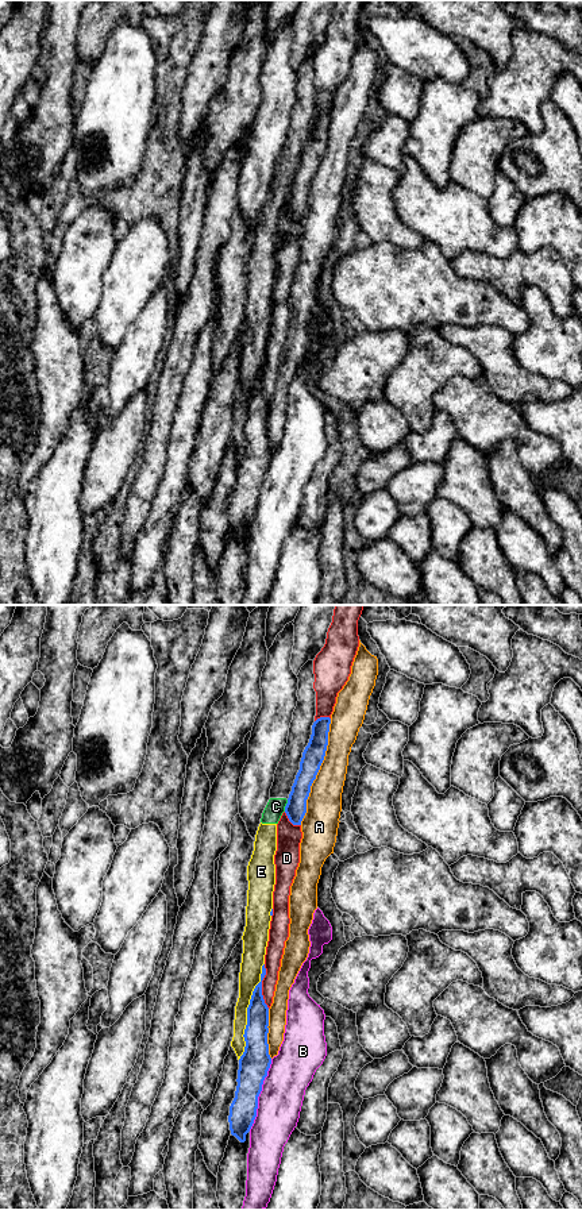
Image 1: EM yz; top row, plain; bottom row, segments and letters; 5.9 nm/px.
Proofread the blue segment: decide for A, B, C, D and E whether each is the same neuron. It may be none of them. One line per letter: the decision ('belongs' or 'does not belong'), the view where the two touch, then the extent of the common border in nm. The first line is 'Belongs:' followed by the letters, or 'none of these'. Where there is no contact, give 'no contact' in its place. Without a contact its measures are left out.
Belongs: none of these
A: does not belong | yz | 650 nm
B: does not belong | yz | 460 nm
C: does not belong | yz | 80 nm
D: does not belong | yz | 260 nm
E: does not belong | yz | 600 nm

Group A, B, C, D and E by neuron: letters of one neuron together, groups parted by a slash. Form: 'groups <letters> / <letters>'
groups A / B / C E / D

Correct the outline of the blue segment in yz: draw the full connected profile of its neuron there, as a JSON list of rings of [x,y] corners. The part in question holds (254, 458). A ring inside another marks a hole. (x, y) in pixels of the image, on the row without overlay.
[[[262,361],[261,377],[255,381],[247,402],[247,420],[244,424],[244,447],[239,454],[238,481],[230,501],[230,525],[240,537],[246,536],[257,512],[258,492],[271,459],[269,450],[269,402],[262,390],[262,375],[266,370]]]

